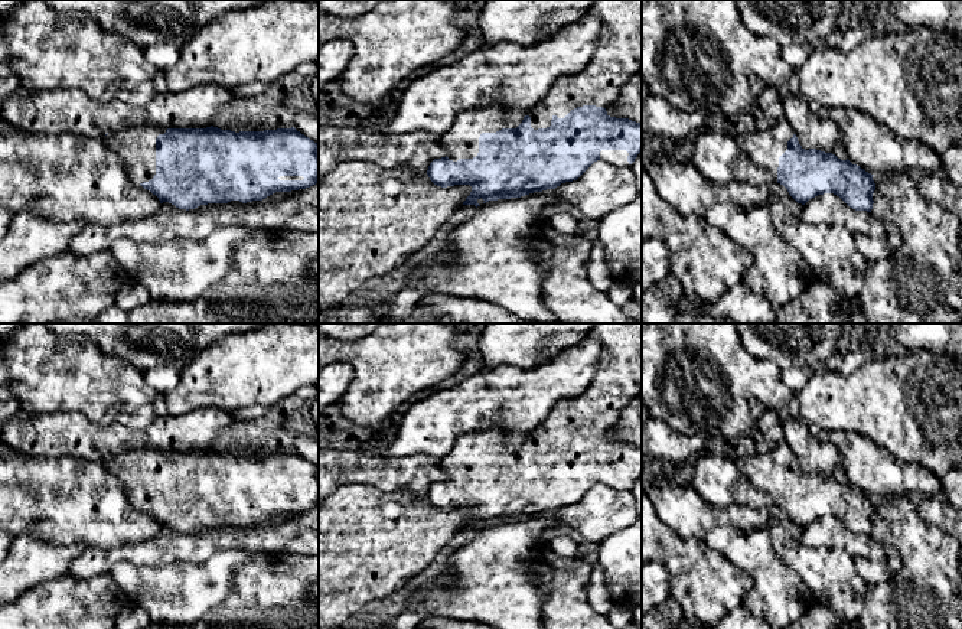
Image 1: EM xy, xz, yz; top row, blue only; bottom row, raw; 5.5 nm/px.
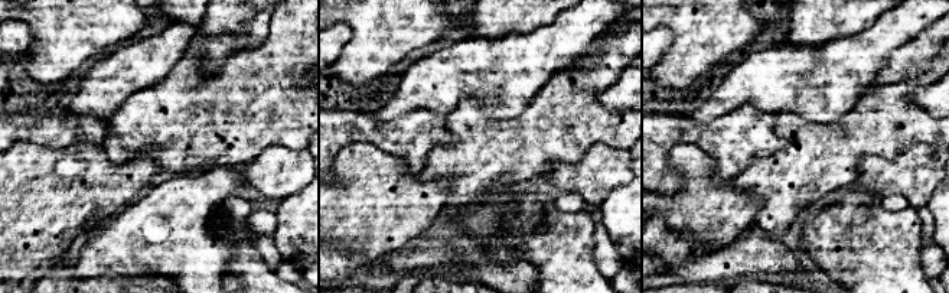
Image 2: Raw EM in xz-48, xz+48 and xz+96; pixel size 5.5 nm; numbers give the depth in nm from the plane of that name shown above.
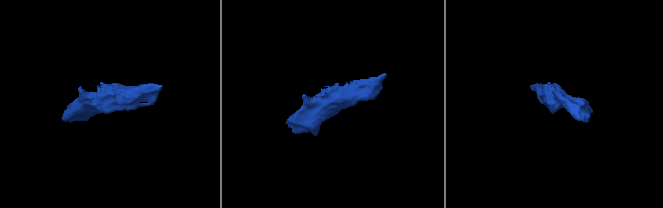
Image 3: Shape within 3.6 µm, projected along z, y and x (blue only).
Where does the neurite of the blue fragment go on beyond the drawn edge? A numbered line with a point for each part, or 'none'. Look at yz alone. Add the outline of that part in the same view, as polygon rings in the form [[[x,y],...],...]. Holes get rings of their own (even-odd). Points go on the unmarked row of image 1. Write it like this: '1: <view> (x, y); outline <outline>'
1: yz (763, 471); outline [[[785,441],[773,444],[764,453],[754,453],[751,456],[743,456],[737,460],[740,472],[749,479],[749,482],[760,492],[770,493],[776,498],[777,505],[777,491],[779,480],[787,473],[787,465],[793,460],[795,454]]]

